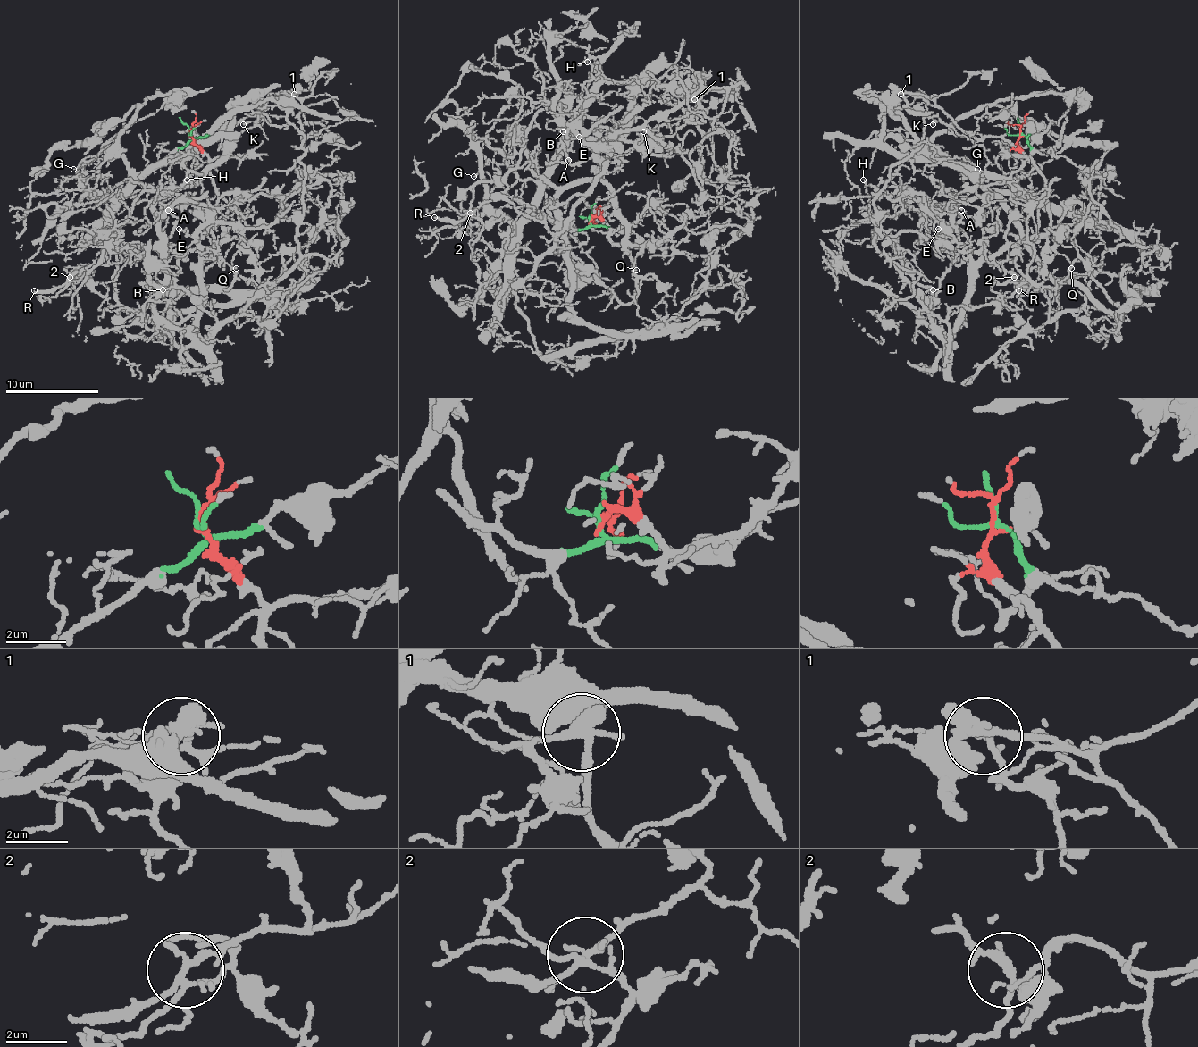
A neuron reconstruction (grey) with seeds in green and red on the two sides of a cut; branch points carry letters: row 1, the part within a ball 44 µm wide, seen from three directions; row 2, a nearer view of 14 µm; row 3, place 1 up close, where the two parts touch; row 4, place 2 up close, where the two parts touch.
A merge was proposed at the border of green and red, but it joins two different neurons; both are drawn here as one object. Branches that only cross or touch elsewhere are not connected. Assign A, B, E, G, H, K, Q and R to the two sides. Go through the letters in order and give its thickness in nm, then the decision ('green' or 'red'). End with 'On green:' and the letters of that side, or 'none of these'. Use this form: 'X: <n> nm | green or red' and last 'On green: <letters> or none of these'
A: 160 nm | red
B: 130 nm | red
E: 130 nm | red
G: 80 nm | green
H: 80 nm | green
K: 120 nm | green
Q: 110 nm | red
R: 220 nm | red
On green: G, H, K

